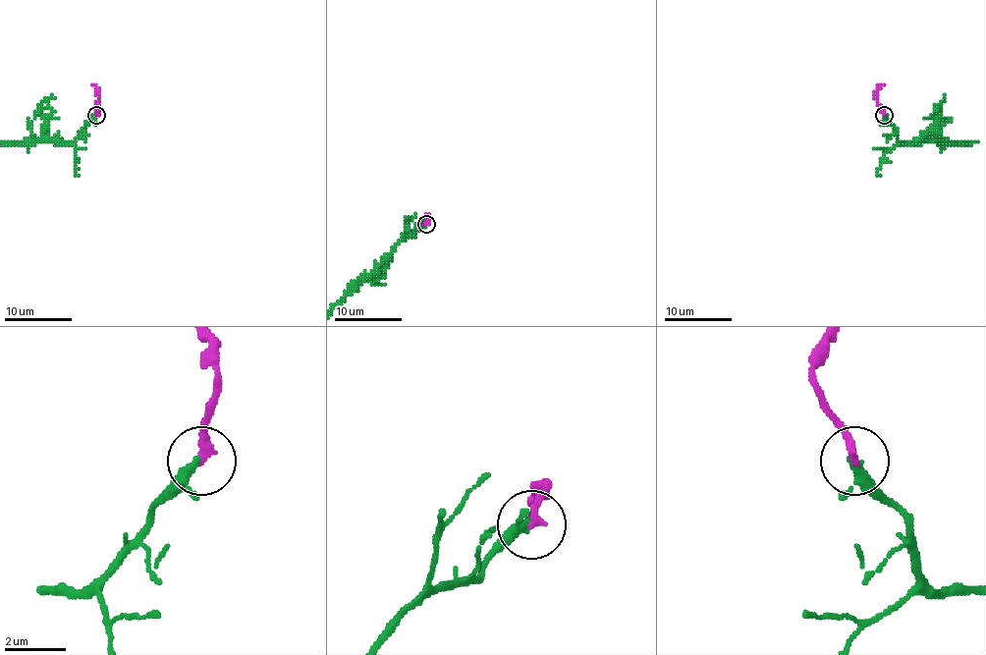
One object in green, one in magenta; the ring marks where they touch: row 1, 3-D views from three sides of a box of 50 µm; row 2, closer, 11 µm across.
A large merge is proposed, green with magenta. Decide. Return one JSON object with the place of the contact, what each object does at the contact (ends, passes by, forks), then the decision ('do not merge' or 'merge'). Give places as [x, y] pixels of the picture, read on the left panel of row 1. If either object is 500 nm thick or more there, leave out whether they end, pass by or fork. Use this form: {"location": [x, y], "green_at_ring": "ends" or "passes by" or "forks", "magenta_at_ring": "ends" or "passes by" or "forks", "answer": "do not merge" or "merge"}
{"location": [96, 115], "green_at_ring": "passes by", "magenta_at_ring": "ends", "answer": "merge"}

